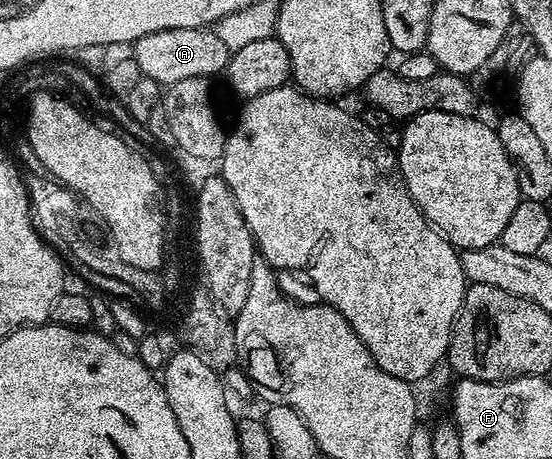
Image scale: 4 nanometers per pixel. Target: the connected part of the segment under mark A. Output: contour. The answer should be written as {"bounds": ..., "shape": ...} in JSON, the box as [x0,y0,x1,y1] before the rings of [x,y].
{"bounds":[132,27,232,85],"shape":[[[193,27],[192,29],[160,29],[156,33],[148,33],[132,44],[132,57],[136,65],[142,70],[143,76],[154,83],[169,85],[176,81],[184,81],[187,77],[215,77],[221,76],[226,70],[232,52],[228,45],[220,41],[214,29]]]}

